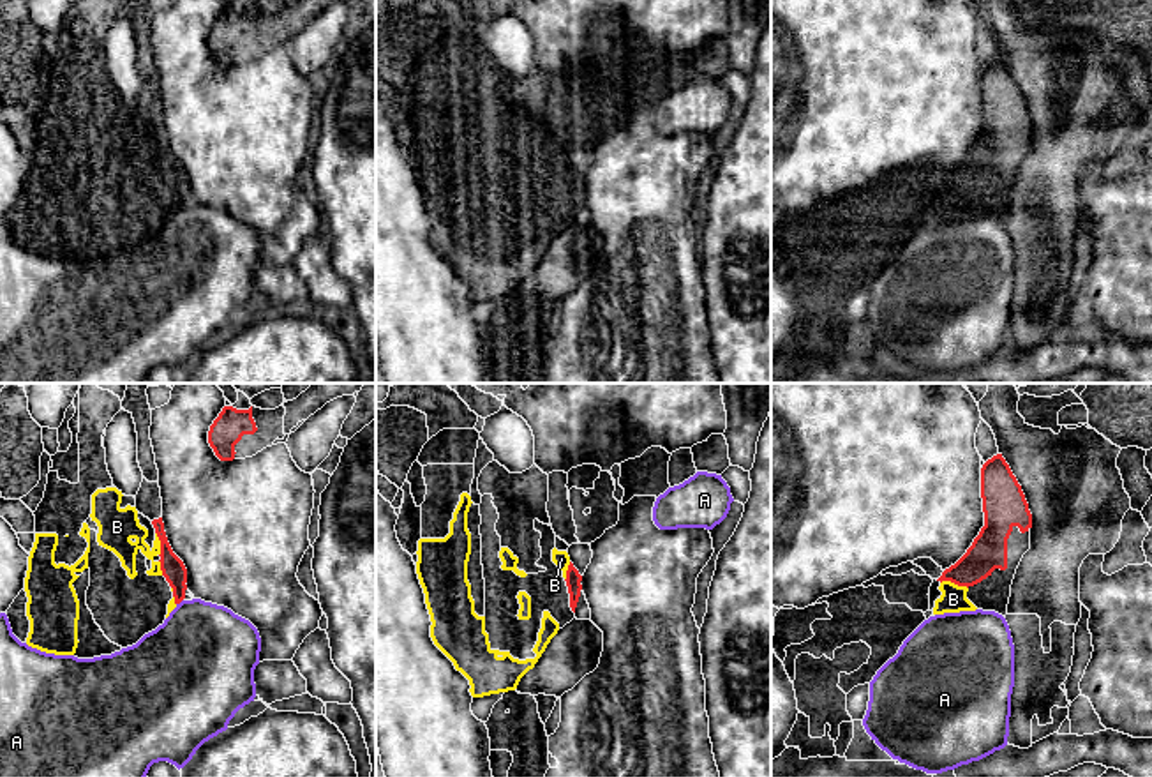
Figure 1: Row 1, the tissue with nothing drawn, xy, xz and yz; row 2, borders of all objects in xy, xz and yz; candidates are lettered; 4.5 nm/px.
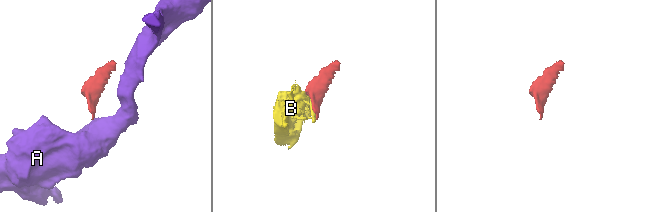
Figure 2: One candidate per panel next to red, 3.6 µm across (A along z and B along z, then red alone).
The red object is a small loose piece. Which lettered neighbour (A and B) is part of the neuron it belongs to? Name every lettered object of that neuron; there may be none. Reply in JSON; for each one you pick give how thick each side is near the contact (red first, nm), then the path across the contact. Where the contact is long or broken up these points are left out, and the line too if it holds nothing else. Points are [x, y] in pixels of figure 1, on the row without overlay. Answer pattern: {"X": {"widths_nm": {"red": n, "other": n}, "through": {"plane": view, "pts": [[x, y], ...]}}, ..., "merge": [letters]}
{"B": {"widths_nm": {"red": 170, "other": 120}}, "merge": ["B"]}

